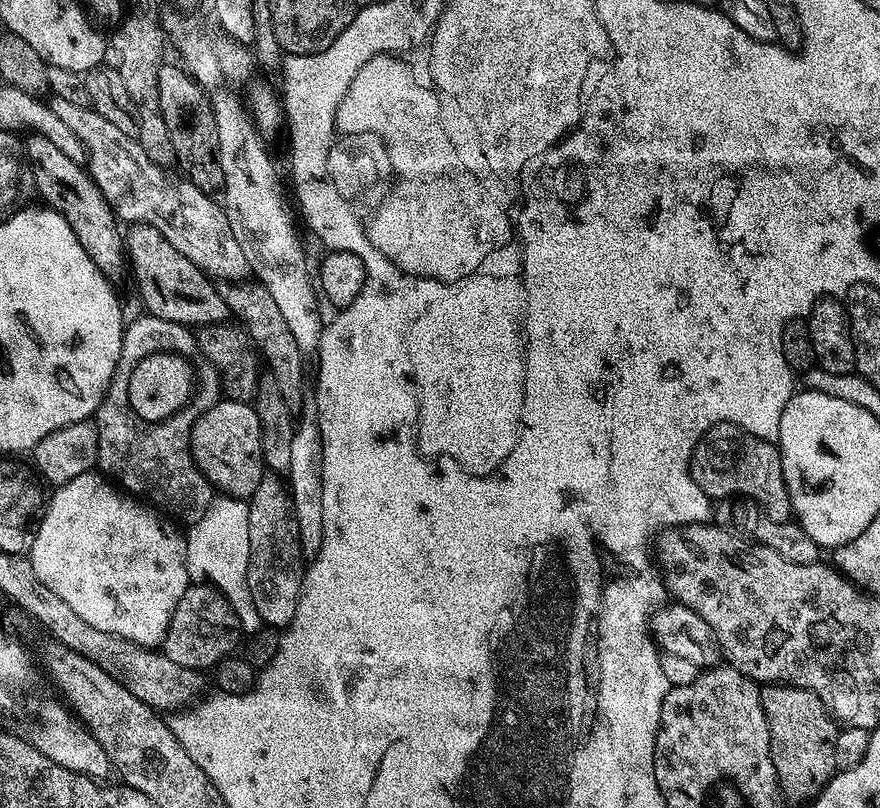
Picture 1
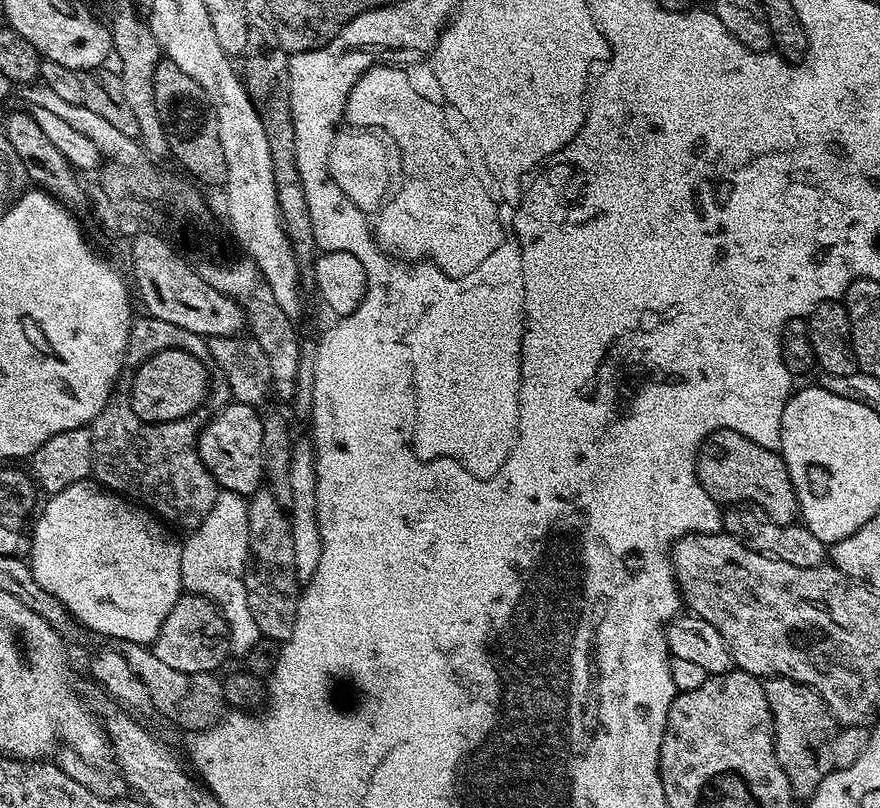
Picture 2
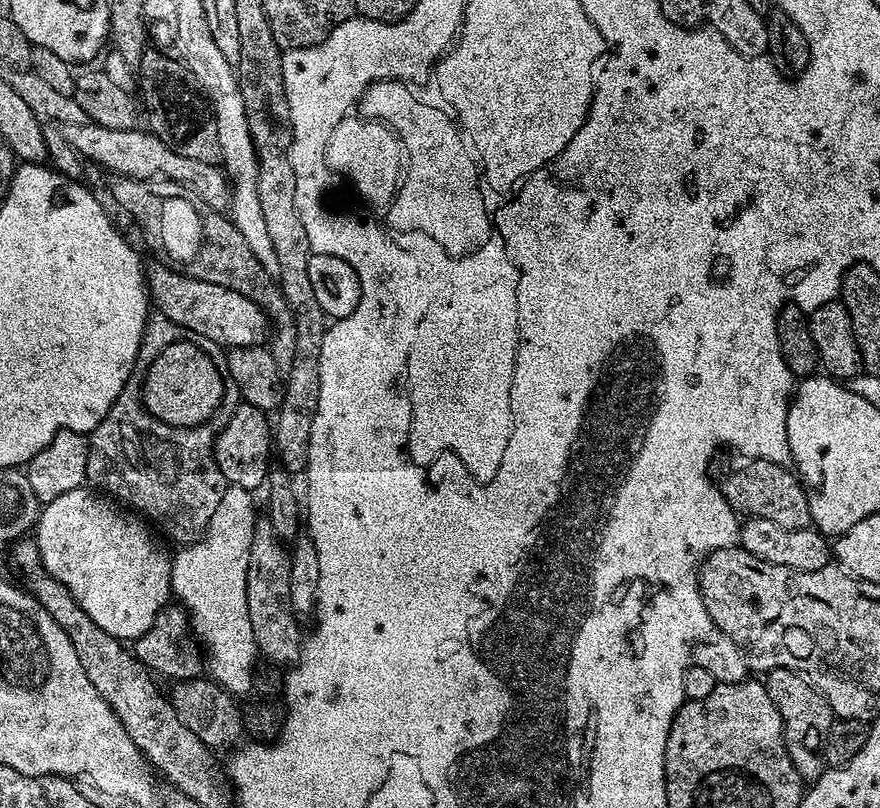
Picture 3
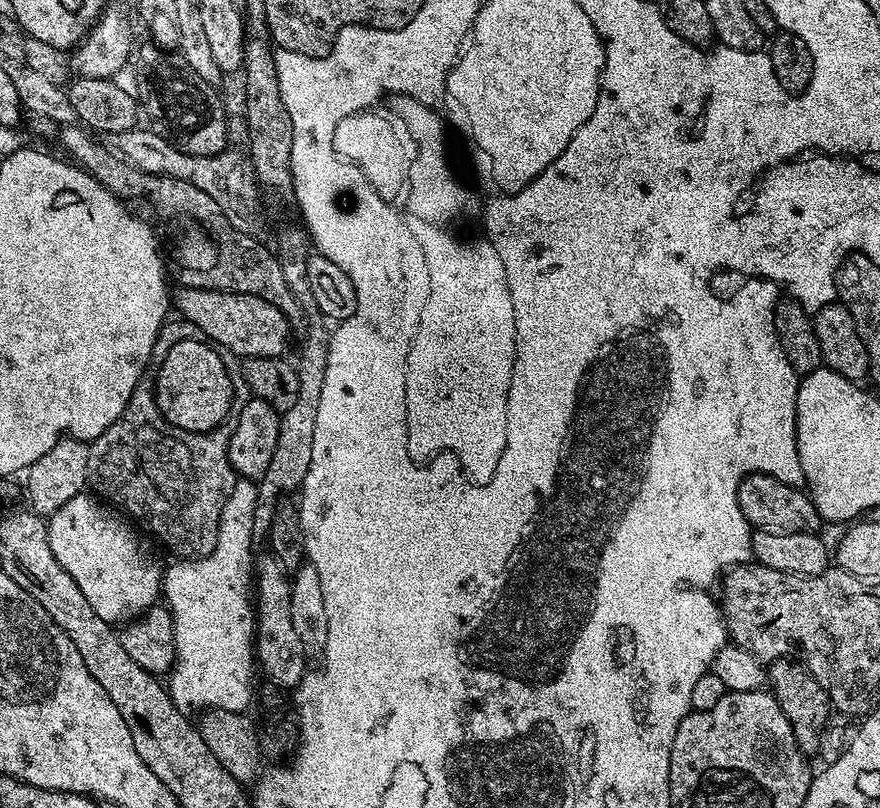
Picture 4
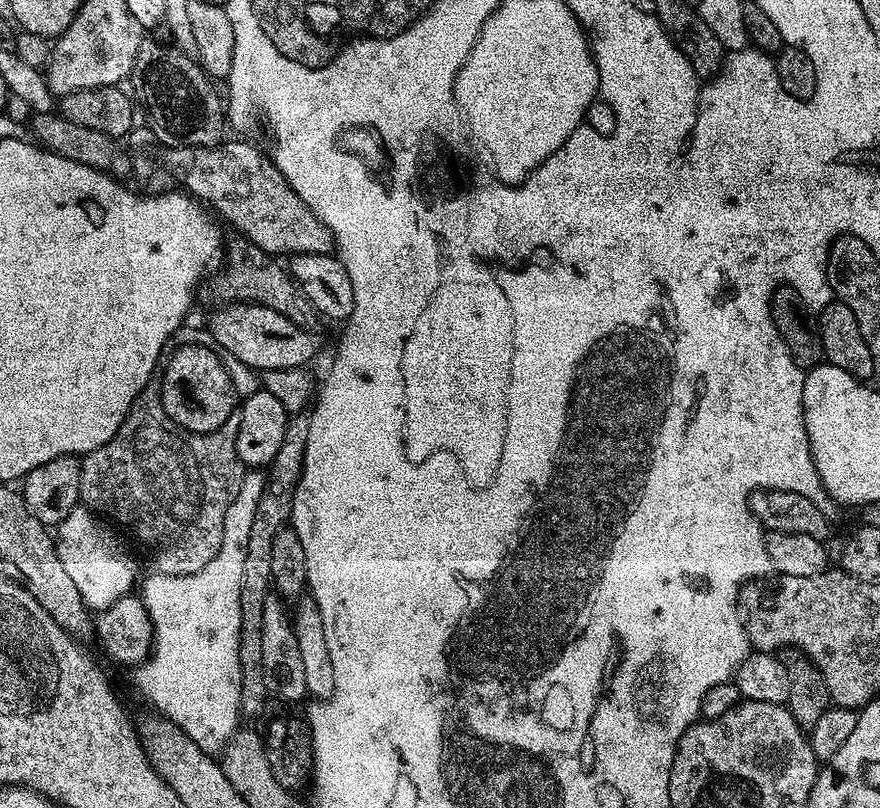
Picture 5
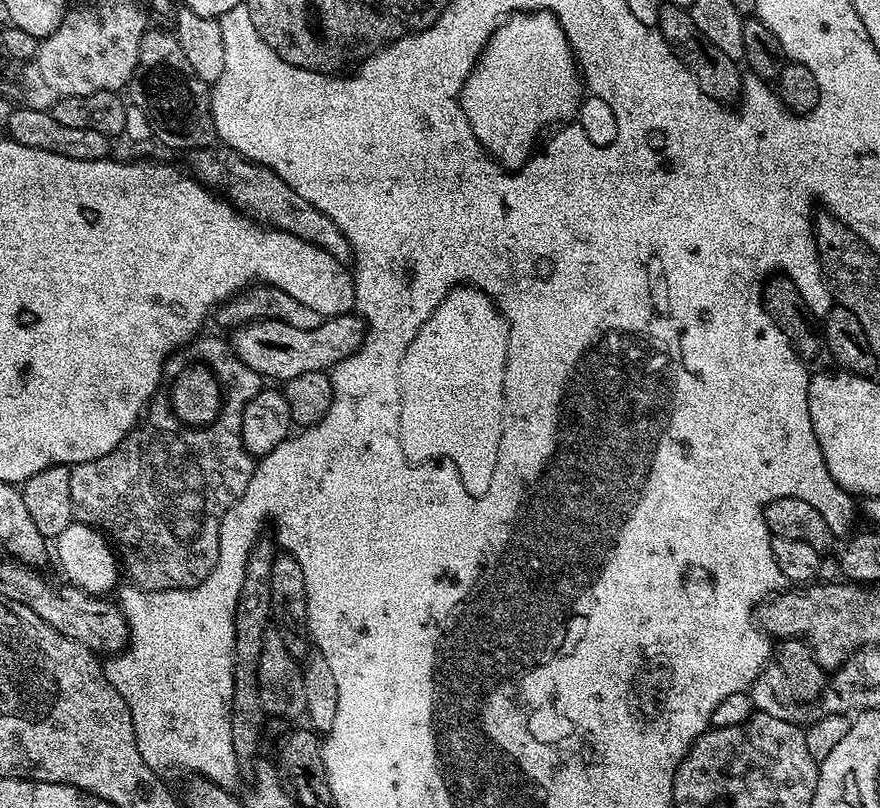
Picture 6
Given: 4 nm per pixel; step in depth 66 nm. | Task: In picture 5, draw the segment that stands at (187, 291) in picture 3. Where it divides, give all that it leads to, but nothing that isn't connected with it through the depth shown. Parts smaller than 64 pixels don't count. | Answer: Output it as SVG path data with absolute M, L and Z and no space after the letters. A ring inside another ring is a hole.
M243 302L220 308L206 321L206 327L216 339L215 347L263 374L270 370L304 368L320 352L320 340L312 332L299 328L291 316L278 314L278 310L264 304Z

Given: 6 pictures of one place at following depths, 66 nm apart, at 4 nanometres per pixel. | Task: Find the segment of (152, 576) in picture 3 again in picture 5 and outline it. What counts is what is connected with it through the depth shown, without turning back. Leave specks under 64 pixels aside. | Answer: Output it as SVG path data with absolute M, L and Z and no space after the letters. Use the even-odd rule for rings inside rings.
M77 506L55 529L54 539L62 567L70 574L70 582L78 586L89 609L108 608L123 596L129 595L136 584L136 560L124 549L124 544L103 524L97 513Z

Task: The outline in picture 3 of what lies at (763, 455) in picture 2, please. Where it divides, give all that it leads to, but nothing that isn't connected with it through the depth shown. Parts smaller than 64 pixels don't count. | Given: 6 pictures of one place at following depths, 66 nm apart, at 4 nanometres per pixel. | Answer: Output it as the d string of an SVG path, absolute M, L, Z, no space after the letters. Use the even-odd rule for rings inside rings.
M765 460L744 462L737 472L732 472L725 478L722 491L728 500L728 505L736 509L737 513L770 518L770 522L786 530L807 528L812 524L812 515L804 488L795 471L789 470L783 464Z

